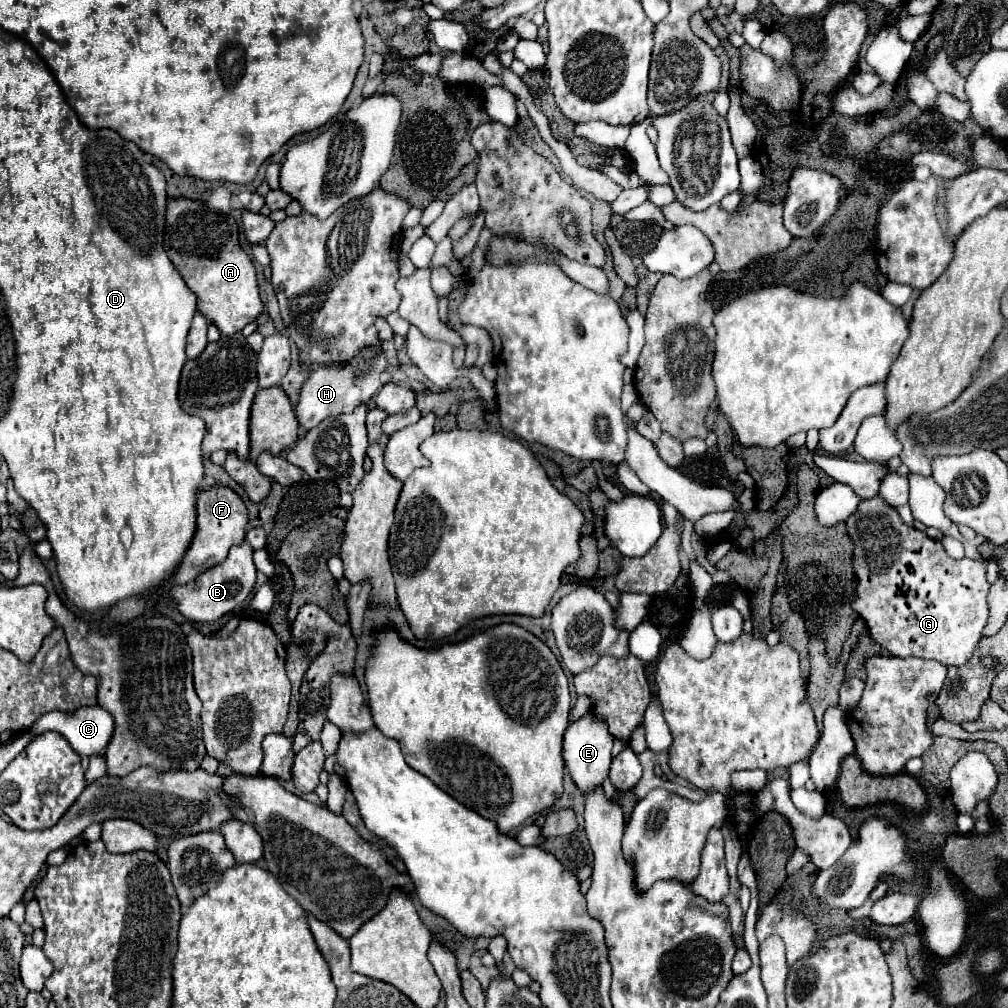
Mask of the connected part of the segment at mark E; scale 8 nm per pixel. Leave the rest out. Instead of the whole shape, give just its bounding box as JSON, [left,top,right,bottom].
[563,712,613,792]

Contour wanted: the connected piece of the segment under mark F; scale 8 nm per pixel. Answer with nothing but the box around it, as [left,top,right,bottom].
[169,486,249,586]

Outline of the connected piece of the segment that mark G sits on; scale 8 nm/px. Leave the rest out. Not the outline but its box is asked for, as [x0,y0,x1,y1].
[847,498,989,666]

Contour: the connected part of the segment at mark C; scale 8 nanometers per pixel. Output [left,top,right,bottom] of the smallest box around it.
[27,706,113,756]

